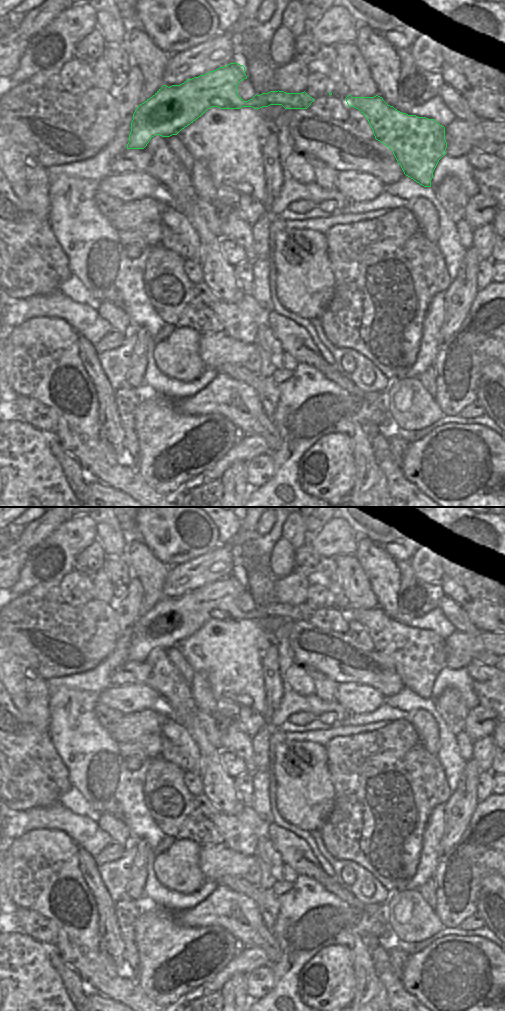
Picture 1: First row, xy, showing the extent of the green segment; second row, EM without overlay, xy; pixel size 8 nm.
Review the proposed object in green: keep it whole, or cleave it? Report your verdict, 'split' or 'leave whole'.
leave whole

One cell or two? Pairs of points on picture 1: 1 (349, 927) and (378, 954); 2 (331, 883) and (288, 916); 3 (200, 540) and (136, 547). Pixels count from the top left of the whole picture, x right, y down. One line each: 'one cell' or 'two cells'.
1: two cells
2: two cells
3: two cells

